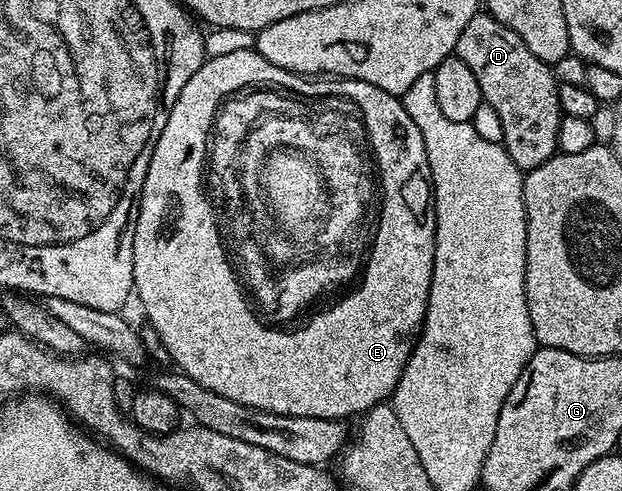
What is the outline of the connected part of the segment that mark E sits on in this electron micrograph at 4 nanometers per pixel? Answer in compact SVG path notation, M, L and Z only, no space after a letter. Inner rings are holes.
M255 49L228 50L225 54L216 54L205 60L186 80L186 88L178 96L174 108L170 108L170 116L166 120L166 128L162 128L162 136L158 136L158 144L154 144L154 152L150 156L150 164L146 172L146 180L140 193L140 211L136 217L134 228L134 276L132 284L135 297L140 297L144 305L147 325L152 326L161 337L161 344L172 357L172 366L177 371L194 380L202 388L210 388L210 392L218 392L218 396L226 396L226 400L238 400L238 404L246 404L255 410L274 412L282 416L314 416L315 418L335 418L348 420L351 414L362 416L370 408L387 403L396 391L398 380L404 371L406 360L412 354L416 339L424 328L424 317L430 296L430 280L434 272L434 248L436 247L436 203L432 200L432 177L430 164L426 160L426 144L422 144L422 132L410 120L403 101L397 95L386 92L374 84L359 82L353 78L336 78L335 80L317 80L312 76L292 74L289 70L270 64ZM244 82L284 82L284 86L292 86L292 90L312 90L312 94L352 94L364 110L368 110L368 130L372 130L372 142L376 142L376 150L380 150L380 166L384 166L384 186L388 186L388 210L384 210L384 230L380 230L380 242L376 242L376 258L372 258L372 266L368 266L368 282L364 282L364 290L360 294L352 294L344 306L336 306L332 314L324 311L324 318L316 318L312 322L312 330L304 330L304 334L268 334L268 330L260 330L256 322L252 322L252 314L244 310L244 302L240 302L240 290L236 290L236 282L232 282L232 274L228 274L228 266L224 266L224 254L220 254L220 242L216 242L216 226L212 226L212 210L208 210L208 202L204 202L204 194L200 194L200 154L204 154L204 130L208 130L208 118L212 118L212 106L216 106L216 98L224 94L224 90L236 90L236 86L244 86Z

